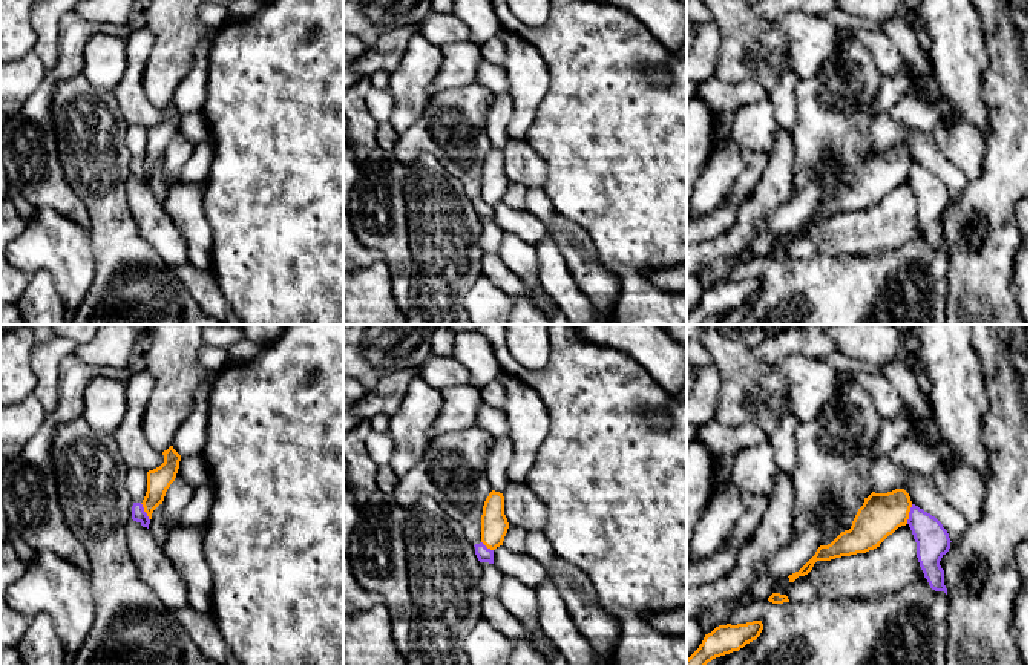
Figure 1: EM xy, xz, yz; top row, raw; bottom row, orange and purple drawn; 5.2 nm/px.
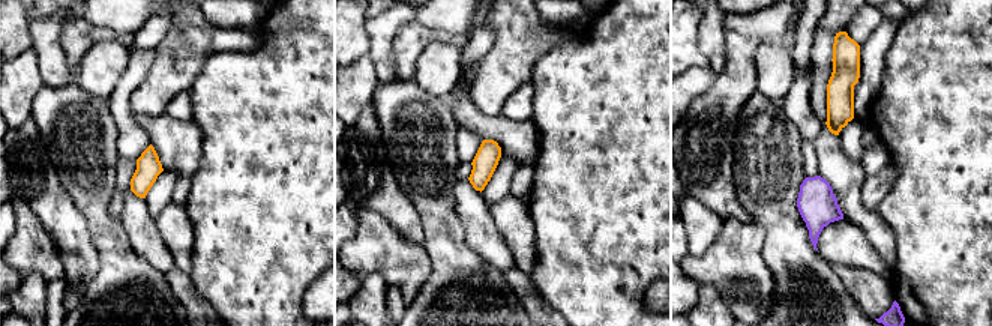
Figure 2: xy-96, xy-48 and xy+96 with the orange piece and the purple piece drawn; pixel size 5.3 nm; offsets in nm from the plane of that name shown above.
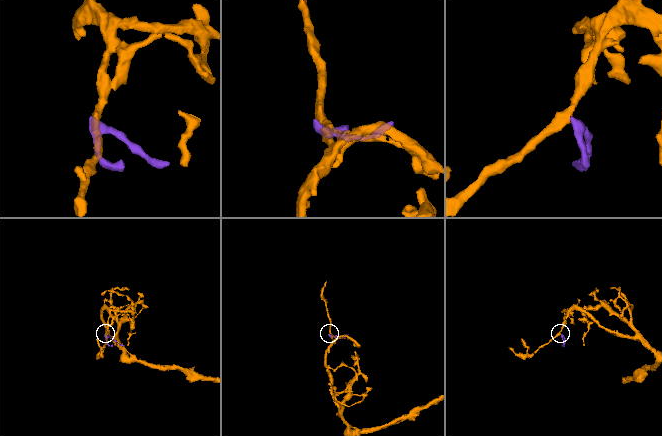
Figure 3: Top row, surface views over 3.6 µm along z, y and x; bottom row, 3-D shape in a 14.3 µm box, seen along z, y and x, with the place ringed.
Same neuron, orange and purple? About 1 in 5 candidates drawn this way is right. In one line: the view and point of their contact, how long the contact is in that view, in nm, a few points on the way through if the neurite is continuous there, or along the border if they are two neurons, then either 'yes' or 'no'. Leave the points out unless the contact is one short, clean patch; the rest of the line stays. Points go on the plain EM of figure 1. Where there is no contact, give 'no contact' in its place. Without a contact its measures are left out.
meets orange in yz at (908, 170); contact 110 nm long; border along yz (912, 161), (906, 180); no

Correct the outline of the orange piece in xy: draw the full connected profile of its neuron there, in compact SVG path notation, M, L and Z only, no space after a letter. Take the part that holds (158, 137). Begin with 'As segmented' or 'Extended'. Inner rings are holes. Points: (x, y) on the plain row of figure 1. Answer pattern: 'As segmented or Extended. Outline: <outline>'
As segmented. Outline: M173 103L164 107L162 112L164 120L147 129L147 149L141 161L149 176L152 176L153 167L162 161L166 149L175 138L179 126L181 112L173 106Z

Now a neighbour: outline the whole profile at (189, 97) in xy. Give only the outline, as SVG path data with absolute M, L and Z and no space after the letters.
M212 31L207 37L201 38L193 51L192 69L178 84L173 95L173 106L181 115L201 112L205 103L210 49L216 32Z

